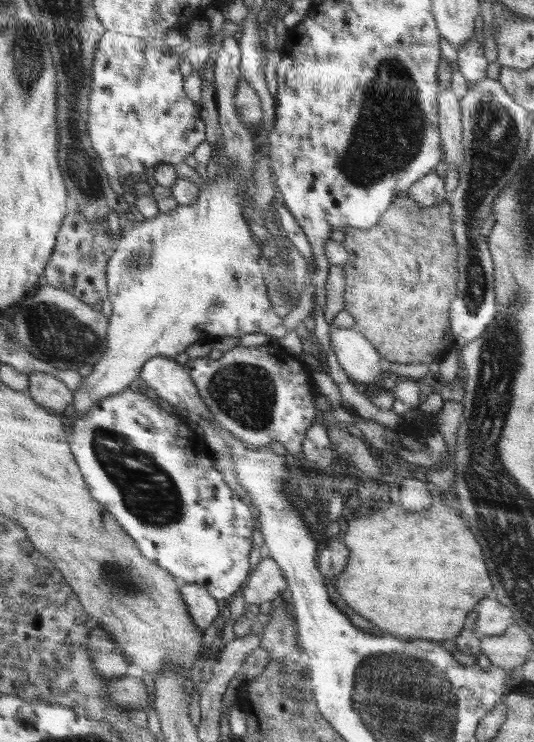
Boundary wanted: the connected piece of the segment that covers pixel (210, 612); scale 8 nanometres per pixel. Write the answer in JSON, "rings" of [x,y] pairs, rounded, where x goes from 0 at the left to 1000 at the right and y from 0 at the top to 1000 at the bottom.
{"rings":[[[337,786],[335,798],[348,813],[352,825],[363,842],[386,849],[395,841],[410,836],[406,809],[378,790],[363,786]]]}

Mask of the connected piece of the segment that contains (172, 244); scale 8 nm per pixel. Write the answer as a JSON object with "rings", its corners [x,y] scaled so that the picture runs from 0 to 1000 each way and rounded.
{"rings":[[[431,212],[427,228],[418,235],[408,230],[399,249],[390,248],[390,240],[380,241],[384,248],[371,251],[371,265],[360,276],[333,276],[318,286],[298,286],[288,294],[249,298],[221,319],[199,360],[202,403],[212,415],[200,439],[199,474],[157,509],[154,520],[137,527],[139,559],[131,565],[118,563],[125,593],[135,592],[135,567],[150,566],[187,538],[240,524],[243,515],[260,509],[270,489],[288,480],[326,482],[365,461],[390,464],[423,453],[449,457],[459,450],[491,447],[517,458],[536,451],[530,429],[506,412],[494,372],[483,357],[494,332],[479,326],[476,313],[457,294],[457,280],[464,275],[453,260],[461,256],[470,260],[463,247]]]}

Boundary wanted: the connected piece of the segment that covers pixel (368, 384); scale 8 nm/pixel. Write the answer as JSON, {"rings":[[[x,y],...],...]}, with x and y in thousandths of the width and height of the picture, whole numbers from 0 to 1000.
{"rings":[[[627,442],[627,445],[618,445],[616,450],[618,464],[622,464],[622,472],[629,477],[635,492],[646,499],[659,515],[684,527],[715,520],[719,509],[713,508],[713,504],[719,501],[721,491],[697,462],[674,446],[667,442]]]}

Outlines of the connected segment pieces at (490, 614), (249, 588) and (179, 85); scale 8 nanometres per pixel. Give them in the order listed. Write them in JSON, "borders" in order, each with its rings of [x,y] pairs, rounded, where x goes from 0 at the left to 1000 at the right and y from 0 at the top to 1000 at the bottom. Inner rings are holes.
{"borders":[[[[923,802],[918,806],[903,806],[888,822],[895,825],[895,830],[886,849],[901,858],[938,856],[963,841],[959,823],[936,814]]],[[[496,751],[463,779],[449,796],[463,815],[493,811],[517,811],[530,807],[536,801],[537,783],[532,780],[528,767],[504,751]]],[[[200,40],[185,55],[176,82],[172,121],[165,129],[165,182],[202,239],[230,243],[273,226],[290,226],[307,220],[333,221],[386,190],[386,168],[375,159],[376,146],[348,128],[343,120],[346,102],[335,93],[335,78],[324,70],[300,61],[279,61],[268,53]]]]}

